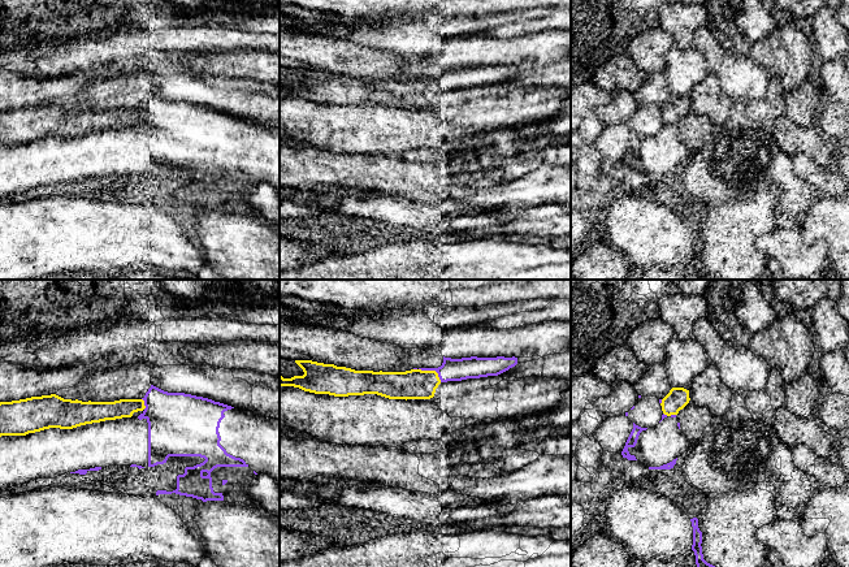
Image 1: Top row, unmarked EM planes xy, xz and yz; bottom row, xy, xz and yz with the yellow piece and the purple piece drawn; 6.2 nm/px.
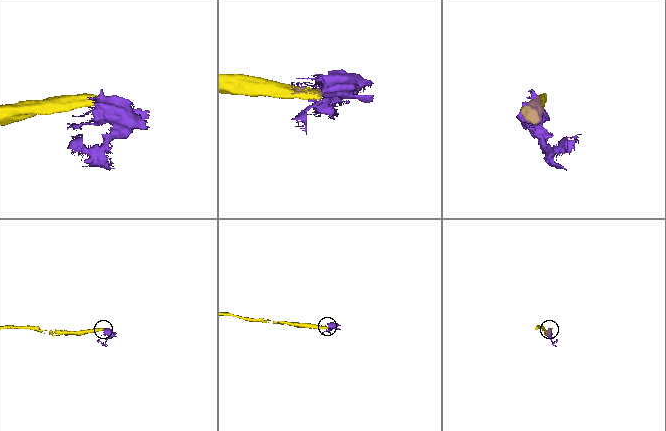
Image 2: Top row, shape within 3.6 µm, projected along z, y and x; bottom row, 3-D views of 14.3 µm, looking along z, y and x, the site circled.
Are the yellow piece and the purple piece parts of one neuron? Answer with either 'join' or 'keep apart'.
keep apart

